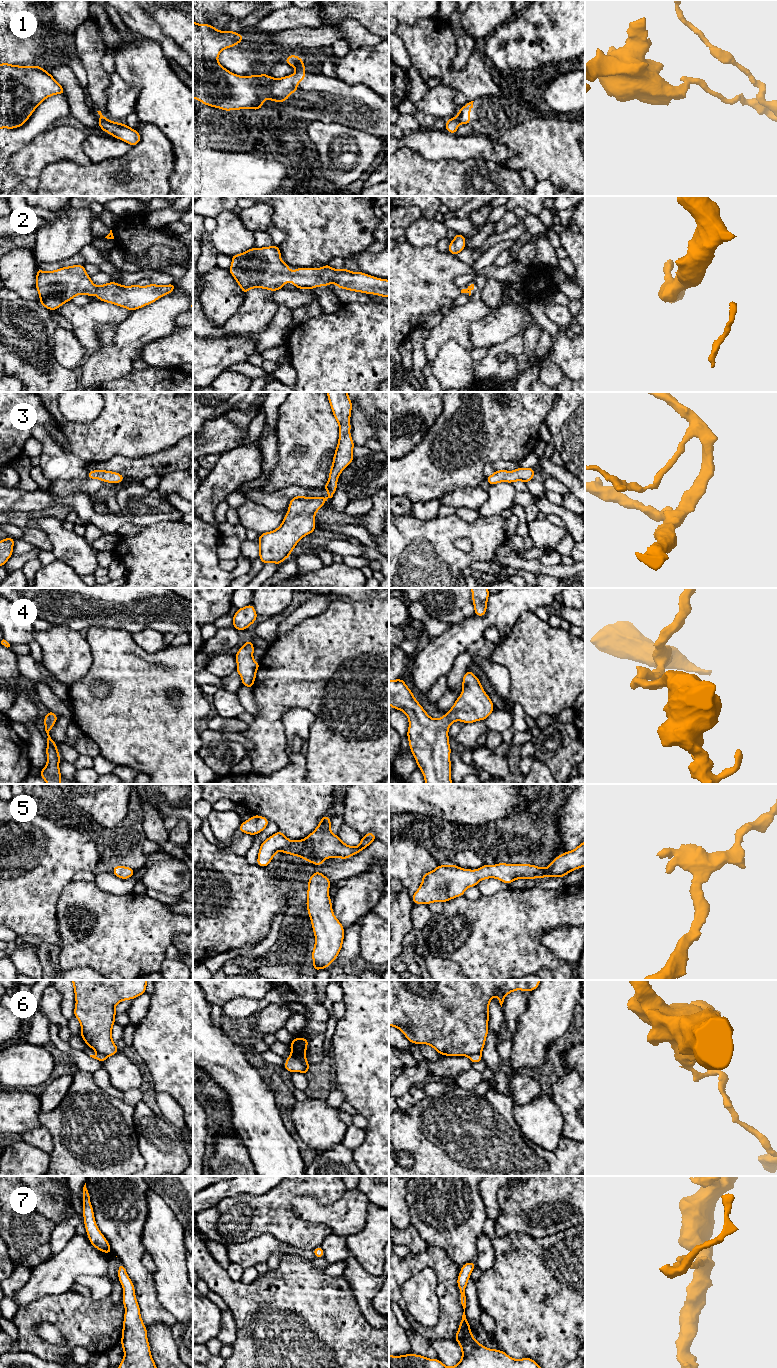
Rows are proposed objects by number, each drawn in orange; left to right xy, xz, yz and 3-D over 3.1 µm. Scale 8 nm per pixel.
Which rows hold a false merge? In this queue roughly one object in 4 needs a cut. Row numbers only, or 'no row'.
1, 6

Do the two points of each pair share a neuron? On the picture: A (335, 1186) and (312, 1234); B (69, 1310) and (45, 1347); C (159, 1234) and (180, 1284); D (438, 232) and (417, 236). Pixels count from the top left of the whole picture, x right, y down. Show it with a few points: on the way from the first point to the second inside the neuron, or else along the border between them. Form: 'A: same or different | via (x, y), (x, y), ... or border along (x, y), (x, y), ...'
A: same | via (312, 1186), (298, 1186), (284, 1200), (289, 1217)
B: same | via (69, 1324), (69, 1344), (64, 1349), (59, 1349)
C: same | via (167, 1246), (171, 1272)
D: same | via (433, 232), (422, 232)

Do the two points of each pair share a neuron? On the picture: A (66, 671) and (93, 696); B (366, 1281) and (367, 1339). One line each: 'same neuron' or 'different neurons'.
A: different neurons
B: different neurons

